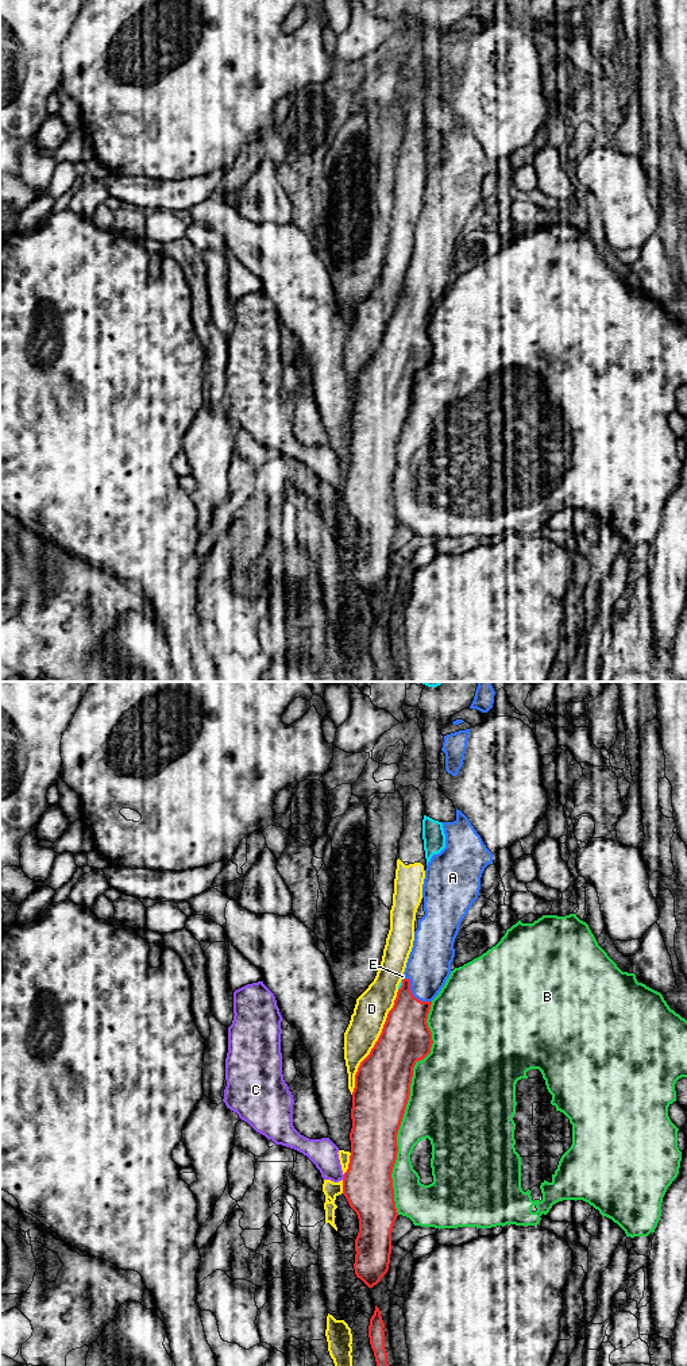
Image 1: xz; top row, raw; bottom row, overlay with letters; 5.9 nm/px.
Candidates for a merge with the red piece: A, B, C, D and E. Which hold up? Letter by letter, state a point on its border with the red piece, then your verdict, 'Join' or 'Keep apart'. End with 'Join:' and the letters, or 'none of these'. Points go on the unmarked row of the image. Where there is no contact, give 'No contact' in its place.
A: Touches red at xz (412, 304). Join
B: Touches red at xz (405, 416). Keep apart
C: Touches red at xz (344, 486). Keep apart
D: Touches red at xz (375, 351). Keep apart
E: Touches red at xz (402, 293). Keep apart
Join: A

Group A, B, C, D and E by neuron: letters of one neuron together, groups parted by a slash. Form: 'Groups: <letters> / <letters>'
Groups: A / B / C / D / E

